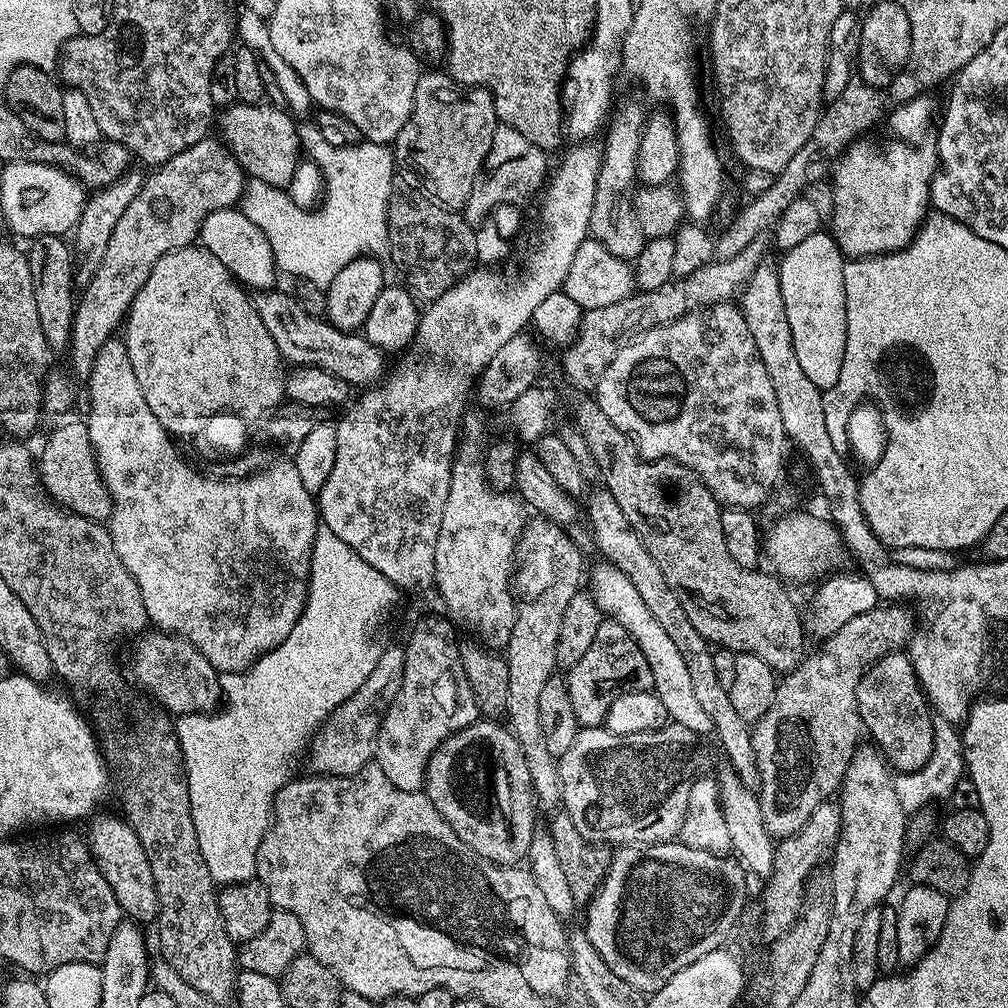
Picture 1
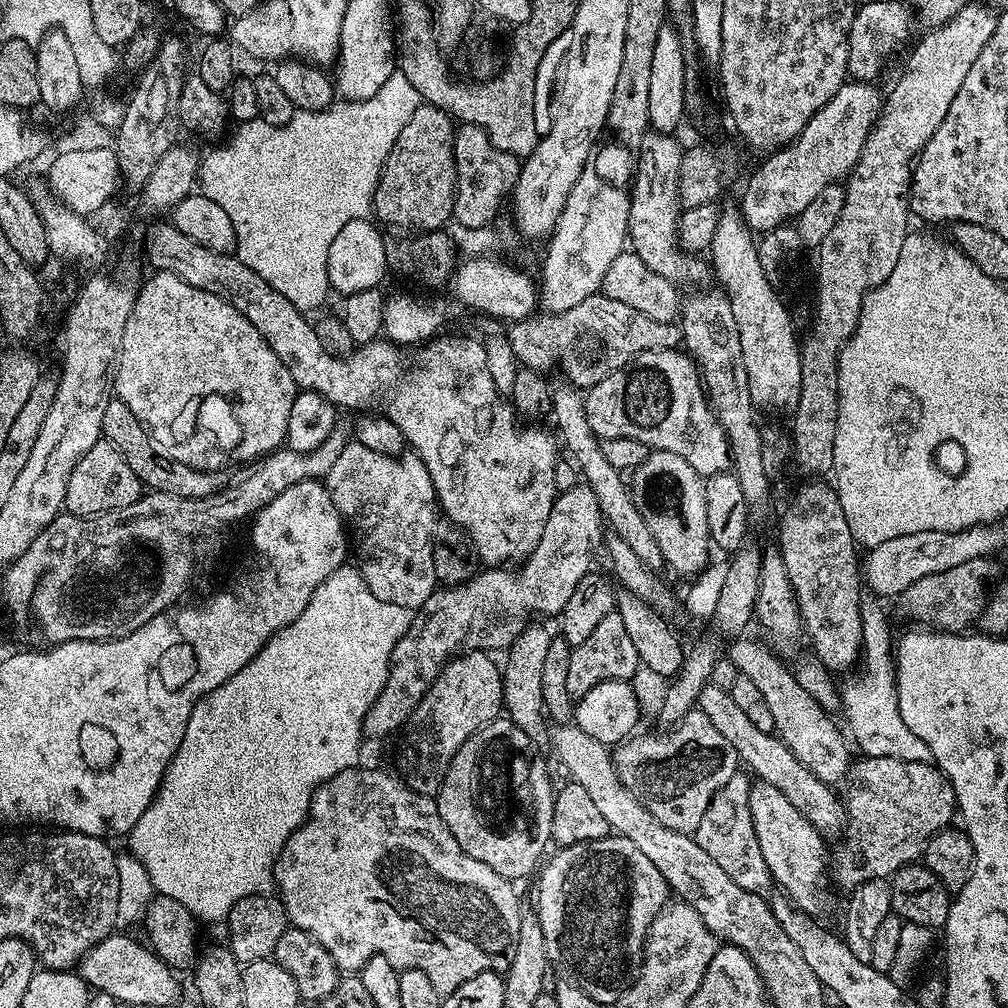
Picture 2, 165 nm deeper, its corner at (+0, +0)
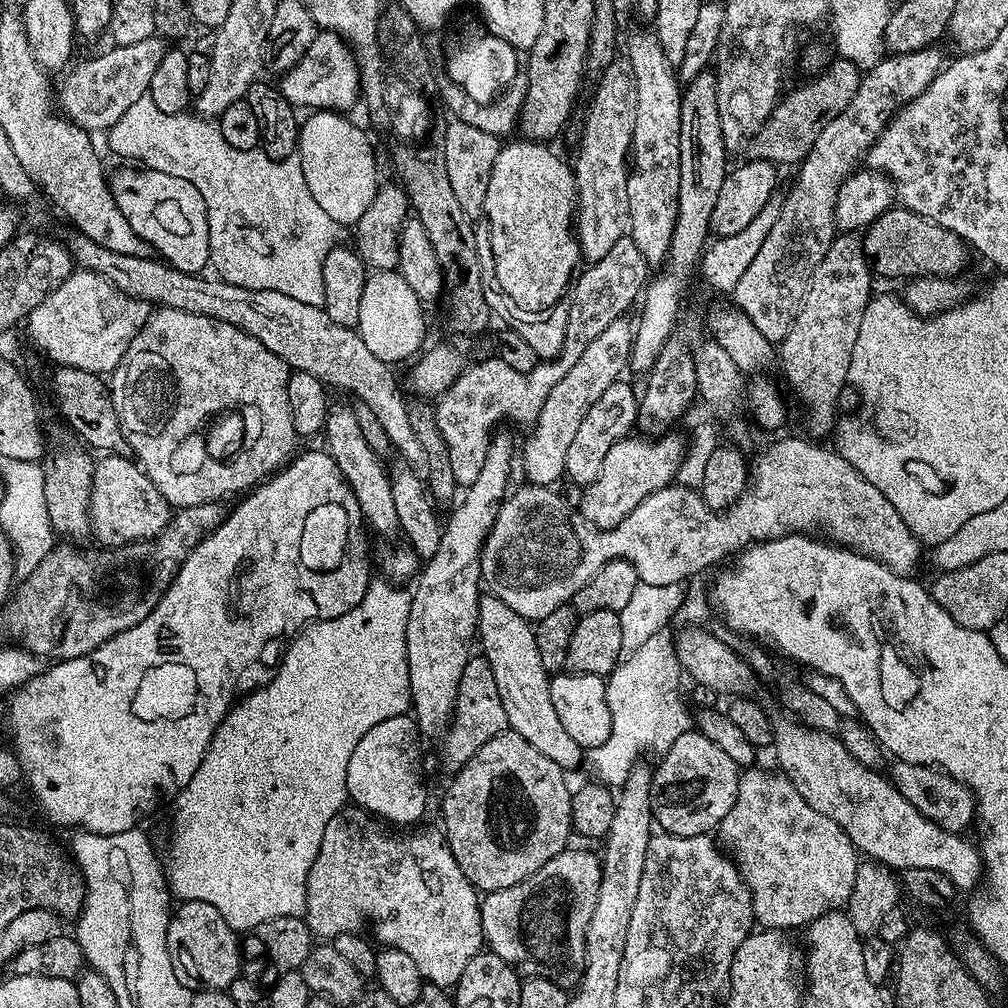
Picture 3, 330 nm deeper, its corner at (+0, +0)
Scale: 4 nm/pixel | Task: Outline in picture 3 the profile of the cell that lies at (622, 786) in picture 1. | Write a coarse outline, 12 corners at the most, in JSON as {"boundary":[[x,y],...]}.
{"boundary":[[682,734],[655,765],[653,821],[679,836],[719,829],[741,769]]}

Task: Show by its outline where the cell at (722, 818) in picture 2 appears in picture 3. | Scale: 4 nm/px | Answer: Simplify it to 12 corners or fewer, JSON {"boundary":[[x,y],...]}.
{"boundary":[[741,771],[718,836],[764,930],[847,905],[862,860],[783,772]]}

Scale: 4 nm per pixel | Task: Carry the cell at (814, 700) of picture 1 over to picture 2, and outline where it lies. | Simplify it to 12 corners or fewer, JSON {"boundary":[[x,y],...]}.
{"boundary":[[989,557],[918,578],[898,603],[937,632],[979,619],[996,574]]}

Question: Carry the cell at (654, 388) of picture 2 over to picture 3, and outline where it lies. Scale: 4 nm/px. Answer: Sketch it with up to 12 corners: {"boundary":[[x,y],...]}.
{"boundary":[[617,382],[590,406],[570,450],[567,479],[586,486],[633,431],[637,389]]}

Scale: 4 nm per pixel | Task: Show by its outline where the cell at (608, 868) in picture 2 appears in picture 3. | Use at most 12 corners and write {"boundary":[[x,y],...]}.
{"boundary":[[569,846],[480,902],[487,947],[583,974],[601,857]]}

